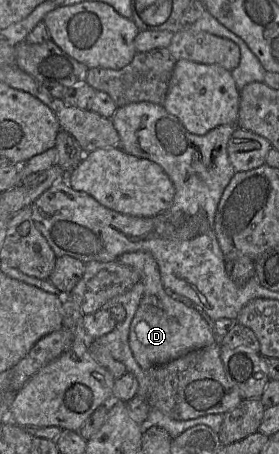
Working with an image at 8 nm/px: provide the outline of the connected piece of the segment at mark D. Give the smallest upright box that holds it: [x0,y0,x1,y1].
[117,251,218,371]

